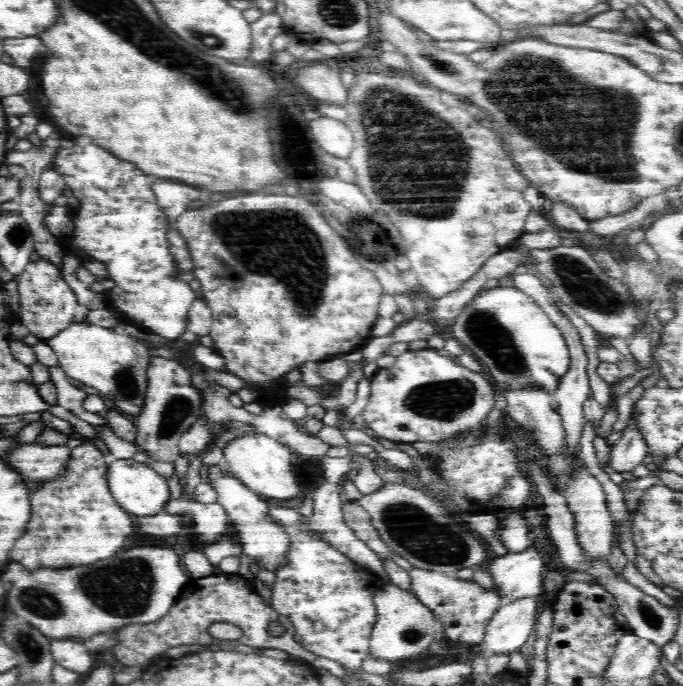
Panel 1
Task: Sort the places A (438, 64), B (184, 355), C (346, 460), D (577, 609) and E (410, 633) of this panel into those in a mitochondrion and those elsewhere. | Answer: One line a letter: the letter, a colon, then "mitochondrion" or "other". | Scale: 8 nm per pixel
A: mitochondrion
B: other
C: other
D: other
E: mitochondrion

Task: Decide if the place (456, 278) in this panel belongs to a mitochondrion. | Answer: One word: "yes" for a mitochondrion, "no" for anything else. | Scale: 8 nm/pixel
no

